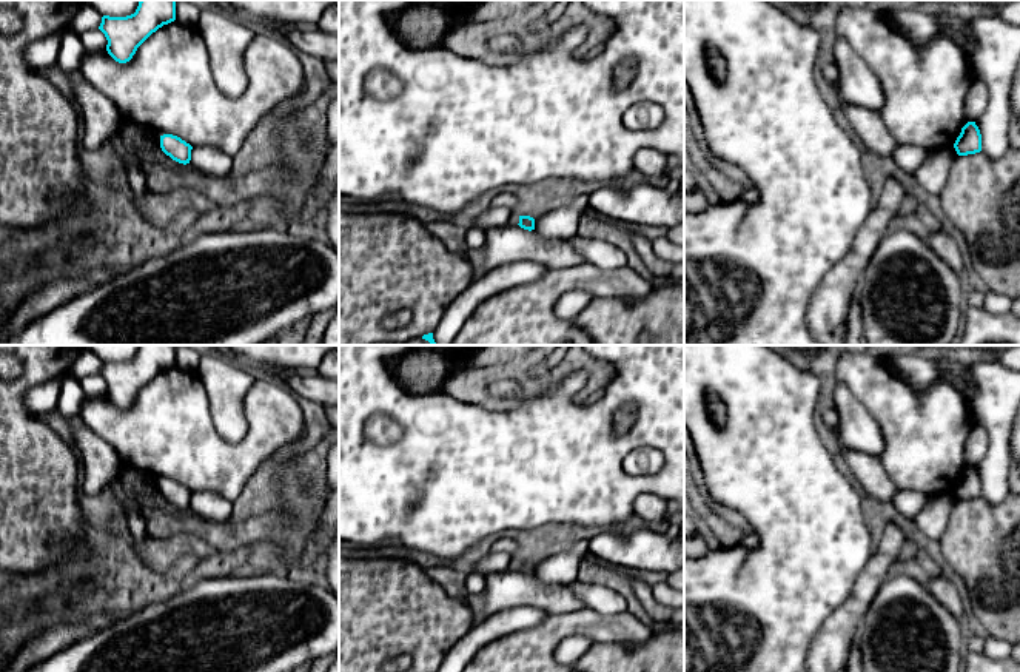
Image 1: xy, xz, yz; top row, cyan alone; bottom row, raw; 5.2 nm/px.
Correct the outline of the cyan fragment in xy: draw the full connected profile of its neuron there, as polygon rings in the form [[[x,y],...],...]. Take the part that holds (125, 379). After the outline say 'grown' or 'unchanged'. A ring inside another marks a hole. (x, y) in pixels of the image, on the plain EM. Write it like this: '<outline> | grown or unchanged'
[[[140,345],[131,361],[103,361],[99,375],[108,385],[108,399],[116,407],[126,408],[153,378],[174,365],[176,345]]] | unchanged

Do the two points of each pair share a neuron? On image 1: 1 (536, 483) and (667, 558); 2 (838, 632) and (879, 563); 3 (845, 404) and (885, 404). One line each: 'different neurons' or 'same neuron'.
1: different neurons
2: same neuron
3: different neurons

